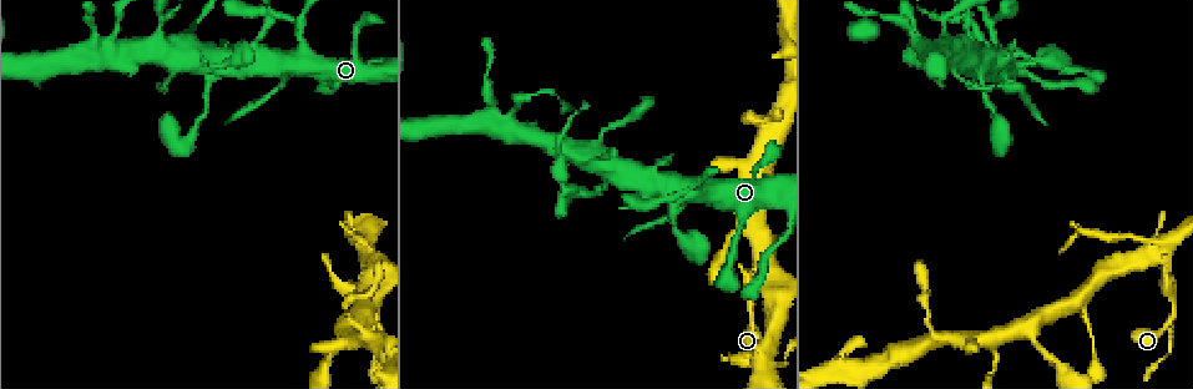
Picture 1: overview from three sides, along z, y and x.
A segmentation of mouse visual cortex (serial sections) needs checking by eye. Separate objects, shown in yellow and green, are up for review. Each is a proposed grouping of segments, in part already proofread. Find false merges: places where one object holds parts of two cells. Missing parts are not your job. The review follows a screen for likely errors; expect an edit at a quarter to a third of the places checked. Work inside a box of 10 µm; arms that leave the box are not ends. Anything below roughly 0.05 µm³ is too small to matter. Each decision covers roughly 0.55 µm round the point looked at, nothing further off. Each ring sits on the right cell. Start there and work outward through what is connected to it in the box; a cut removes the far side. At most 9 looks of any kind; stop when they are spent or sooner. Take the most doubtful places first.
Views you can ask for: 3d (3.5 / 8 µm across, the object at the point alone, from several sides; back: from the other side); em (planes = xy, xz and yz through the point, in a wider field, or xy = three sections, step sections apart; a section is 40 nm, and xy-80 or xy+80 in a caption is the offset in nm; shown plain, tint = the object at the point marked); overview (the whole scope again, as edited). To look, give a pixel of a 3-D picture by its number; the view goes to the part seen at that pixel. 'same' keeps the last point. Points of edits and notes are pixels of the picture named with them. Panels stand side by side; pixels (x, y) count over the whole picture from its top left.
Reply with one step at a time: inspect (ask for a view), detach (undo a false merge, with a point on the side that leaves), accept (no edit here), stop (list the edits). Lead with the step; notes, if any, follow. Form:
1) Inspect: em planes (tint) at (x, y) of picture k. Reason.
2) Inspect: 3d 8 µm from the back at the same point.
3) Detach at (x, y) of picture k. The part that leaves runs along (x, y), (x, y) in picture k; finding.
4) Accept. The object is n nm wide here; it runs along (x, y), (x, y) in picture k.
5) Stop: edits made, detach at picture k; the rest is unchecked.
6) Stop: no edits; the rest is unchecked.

Inspect: 3d 3.5 µm at (275, 54) of picture 1.

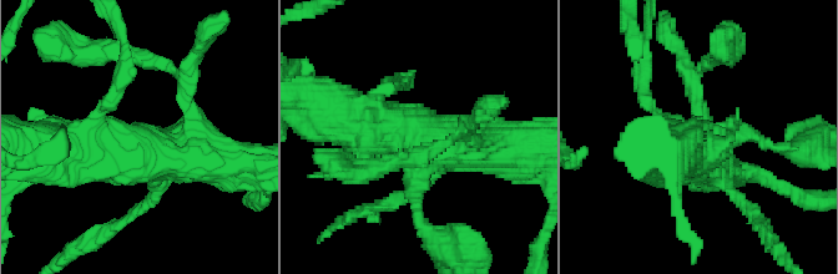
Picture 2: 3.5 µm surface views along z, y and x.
Accept. It runs along (515, 147), (432, 141), (351, 118) in picture 2; continuous, no second cell.

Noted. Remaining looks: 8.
Inspect: 3d 3.5 µm at (594, 145) of picture 1. Thin arm on a thick one.

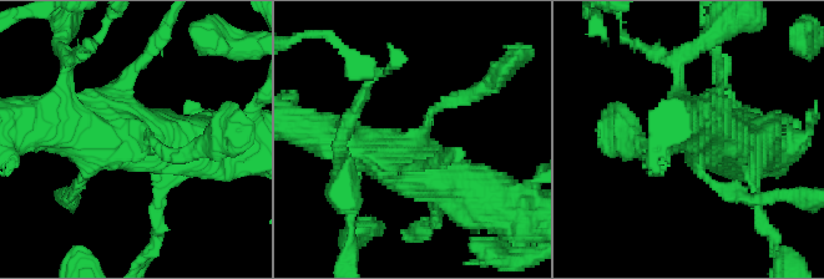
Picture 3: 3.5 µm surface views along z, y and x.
Inspect: em xy step 3 (plain) at (140, 141) of picture 3.

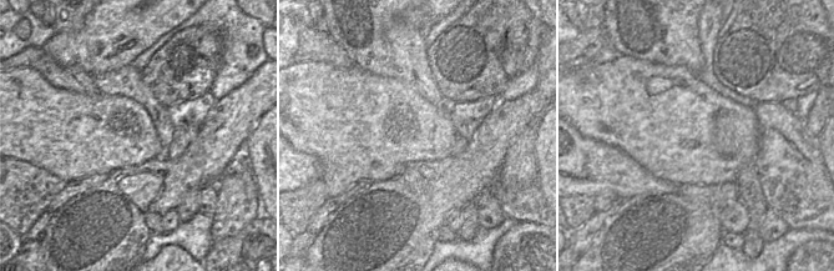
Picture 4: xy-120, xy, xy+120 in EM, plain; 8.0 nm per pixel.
Inspect: em xy step 3 (tint) at the same point. With the object marked.

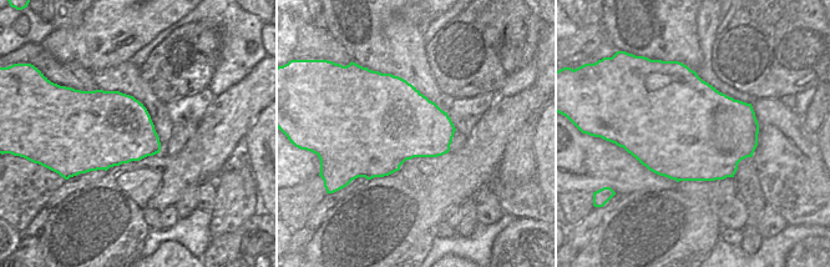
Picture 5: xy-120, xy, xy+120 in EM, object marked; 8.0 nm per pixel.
Accept. It runs along (471, 189), (323, 132) in picture 3; all the same cell.

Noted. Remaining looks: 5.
Inspect: 3d 3.5 µm at (493, 125) of picture 1. Four arms meet.

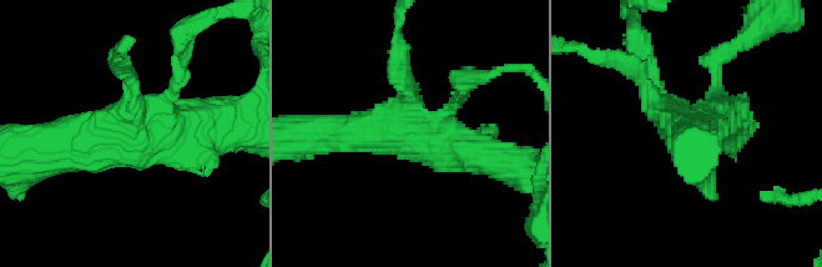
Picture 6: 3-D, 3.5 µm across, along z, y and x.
Inspect: em xy step 2 (tint) at (137, 130) of picture 6. Shape alone is not enough.

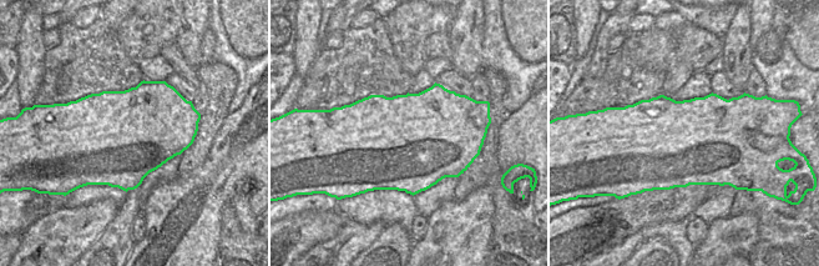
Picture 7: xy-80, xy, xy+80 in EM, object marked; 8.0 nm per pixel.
Accept. It runs along (515, 166), (412, 129), (362, 131) in picture 6; all the same cell.

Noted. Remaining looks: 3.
Inspect: 3d 3.5 µm at (1173, 292) of picture 1.

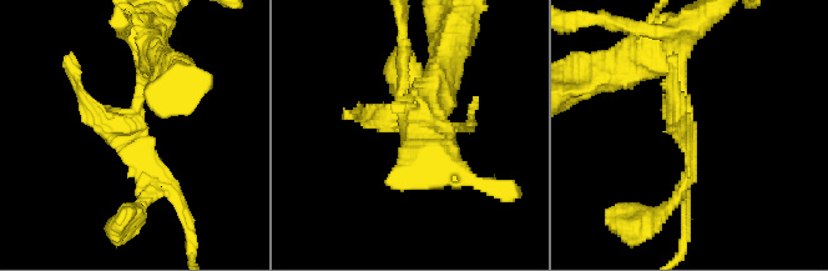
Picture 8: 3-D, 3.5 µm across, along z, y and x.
Inspect: em xy step 5 (tint) at (134, 130) of picture 8. Need the tissue.

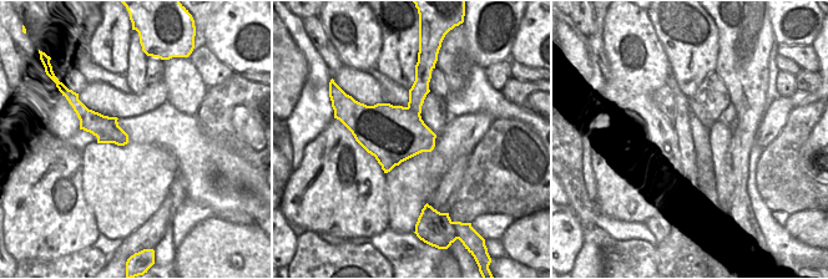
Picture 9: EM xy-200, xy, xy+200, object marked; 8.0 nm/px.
Detach at (91, 120) of picture 8. Two cells meet here.

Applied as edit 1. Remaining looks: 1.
Stop: edits made, detach at picture 8; the rest is unchecked.

